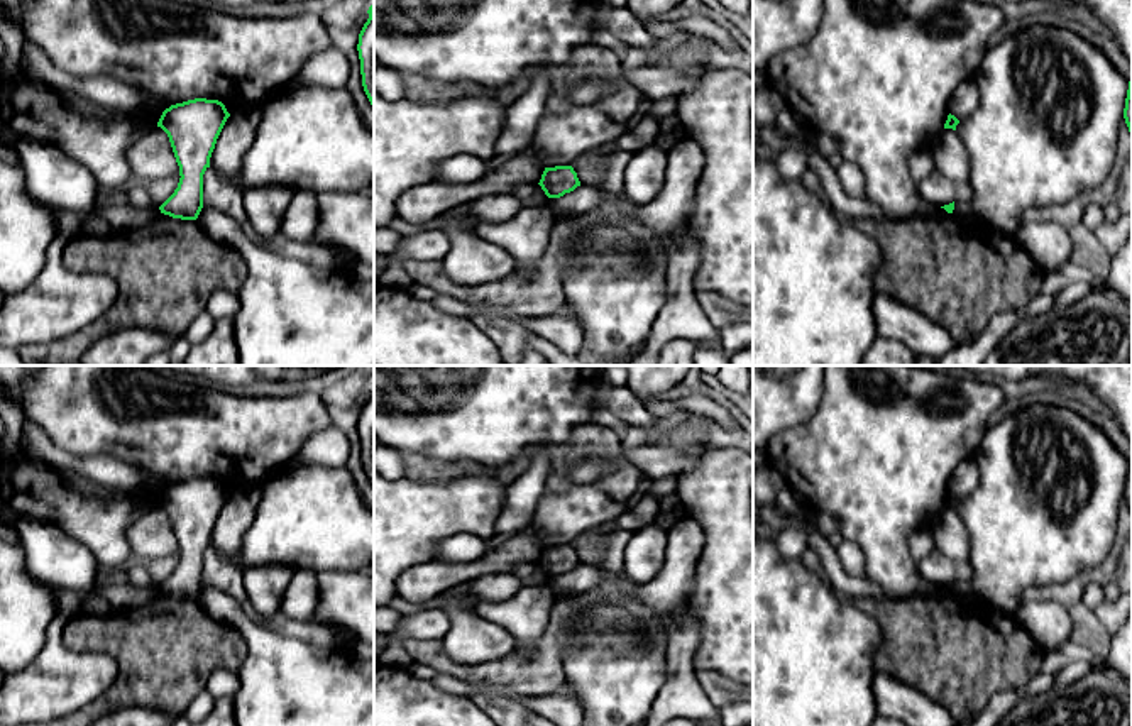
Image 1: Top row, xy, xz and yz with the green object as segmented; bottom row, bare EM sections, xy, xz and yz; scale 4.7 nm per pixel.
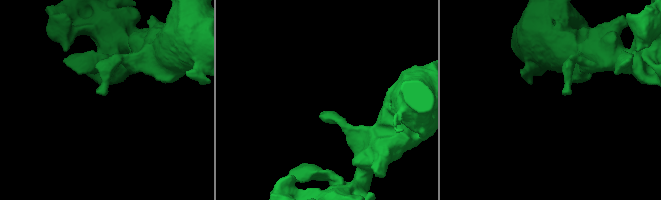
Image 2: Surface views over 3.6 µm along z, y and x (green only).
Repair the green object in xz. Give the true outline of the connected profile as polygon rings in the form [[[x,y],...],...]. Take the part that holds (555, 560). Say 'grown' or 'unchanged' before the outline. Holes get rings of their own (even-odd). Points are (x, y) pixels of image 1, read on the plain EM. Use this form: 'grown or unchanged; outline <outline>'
unchanged; outline [[[572,545],[545,547],[538,562],[548,577],[560,577],[580,565]]]

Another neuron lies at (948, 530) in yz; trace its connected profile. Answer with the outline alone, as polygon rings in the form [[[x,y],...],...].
[[[944,508],[929,526],[934,547],[953,562],[968,562],[970,540],[963,520],[953,508]]]

